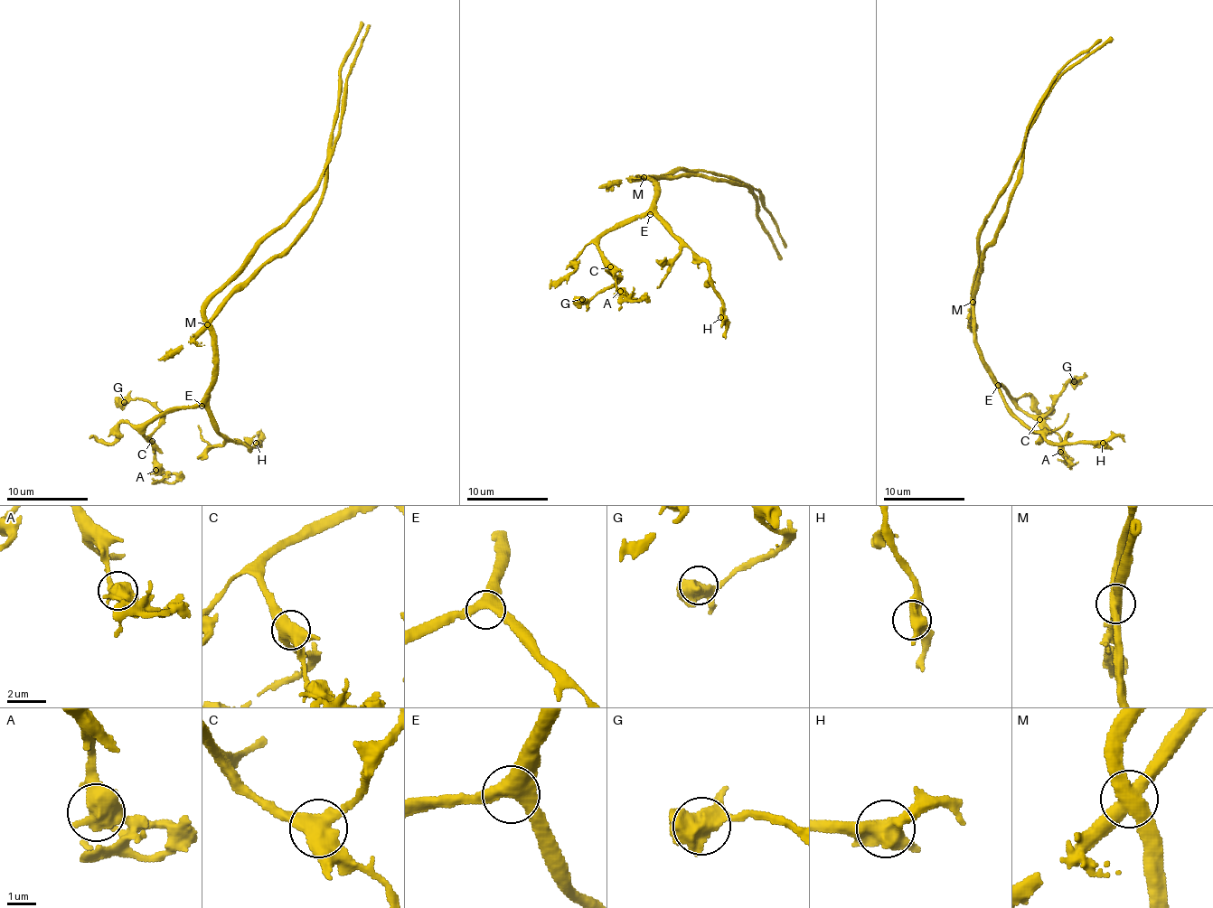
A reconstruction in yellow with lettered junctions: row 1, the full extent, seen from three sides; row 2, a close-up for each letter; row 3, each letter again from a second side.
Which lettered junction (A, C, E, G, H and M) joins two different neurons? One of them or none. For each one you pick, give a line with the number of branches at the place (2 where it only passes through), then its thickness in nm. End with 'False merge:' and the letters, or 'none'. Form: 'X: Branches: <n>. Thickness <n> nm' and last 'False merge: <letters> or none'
M: Branches: 4. Thickness 480 nm
False merge: M

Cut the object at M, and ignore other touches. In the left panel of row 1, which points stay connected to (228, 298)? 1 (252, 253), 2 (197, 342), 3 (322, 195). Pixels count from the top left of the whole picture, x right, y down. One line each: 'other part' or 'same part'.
1: other part
2: same part
3: same part

